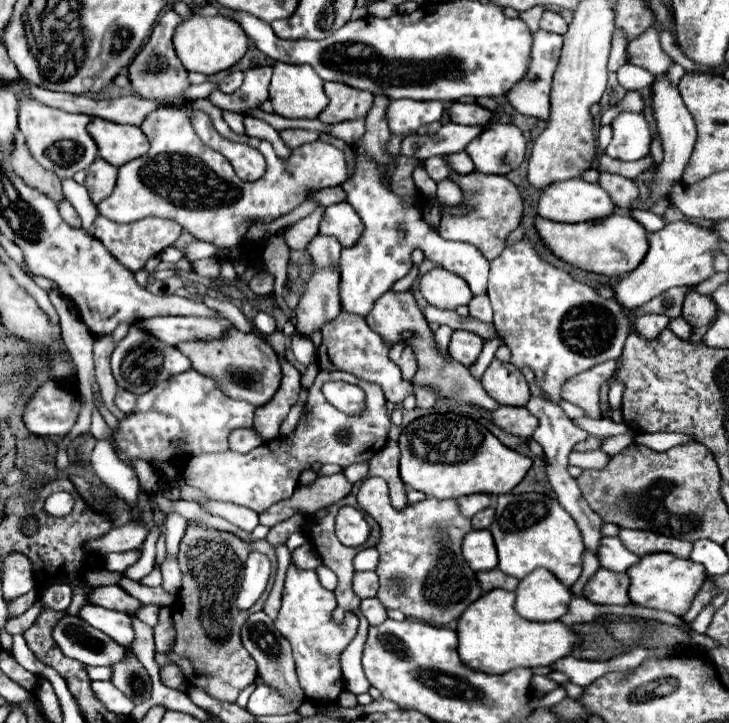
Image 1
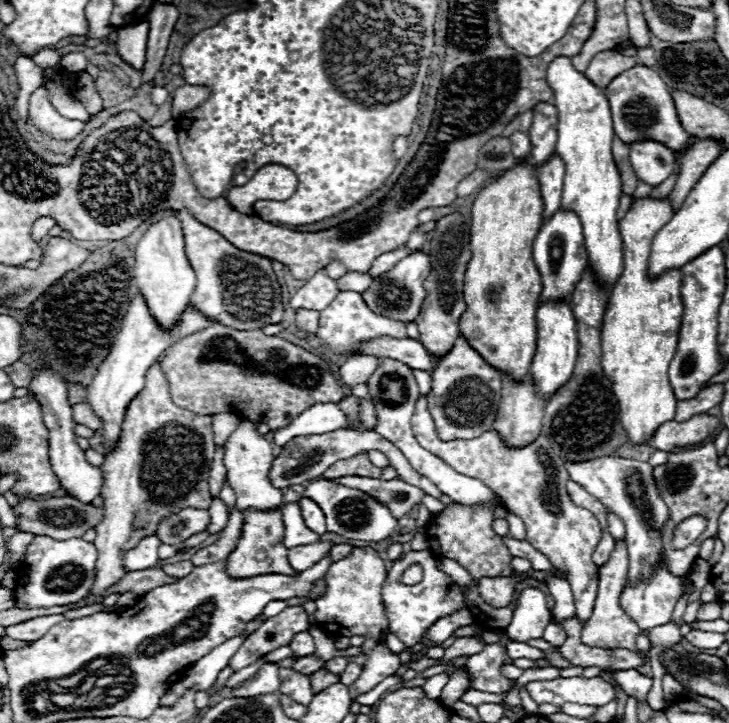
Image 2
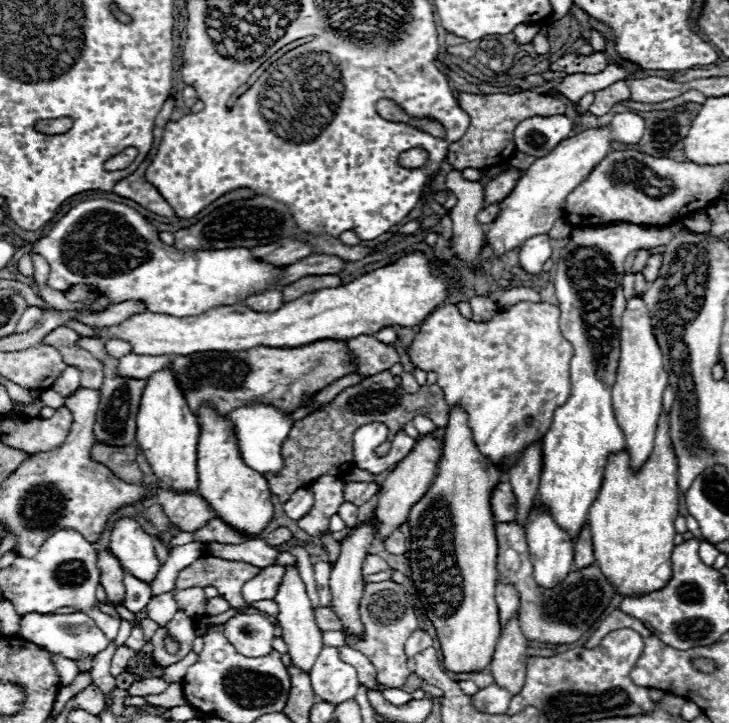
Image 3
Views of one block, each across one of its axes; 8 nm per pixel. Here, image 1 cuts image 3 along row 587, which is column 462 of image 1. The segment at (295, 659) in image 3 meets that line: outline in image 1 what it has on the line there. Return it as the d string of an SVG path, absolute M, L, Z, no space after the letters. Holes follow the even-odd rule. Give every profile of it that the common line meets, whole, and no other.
M432 268L420 276L420 292L430 306L442 310L456 310L458 306L468 304L472 298L468 284L444 268Z

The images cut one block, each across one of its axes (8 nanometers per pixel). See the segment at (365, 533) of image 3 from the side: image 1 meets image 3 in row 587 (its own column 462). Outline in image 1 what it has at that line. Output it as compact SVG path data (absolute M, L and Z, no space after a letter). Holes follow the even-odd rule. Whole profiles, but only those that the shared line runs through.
M454 330L452 338L450 338L450 356L464 364L464 366L472 366L474 360L478 358L478 354L482 352L484 342L480 340L480 336L468 332L468 330Z

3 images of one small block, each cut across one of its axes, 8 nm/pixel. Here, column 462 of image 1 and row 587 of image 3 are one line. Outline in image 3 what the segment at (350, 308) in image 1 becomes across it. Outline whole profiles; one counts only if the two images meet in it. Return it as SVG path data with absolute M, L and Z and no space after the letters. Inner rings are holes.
M280 564L262 568L262 572L256 578L252 578L244 584L244 588L242 588L244 600L248 604L258 602L258 600L272 600L280 588L284 574L286 574L286 568Z

